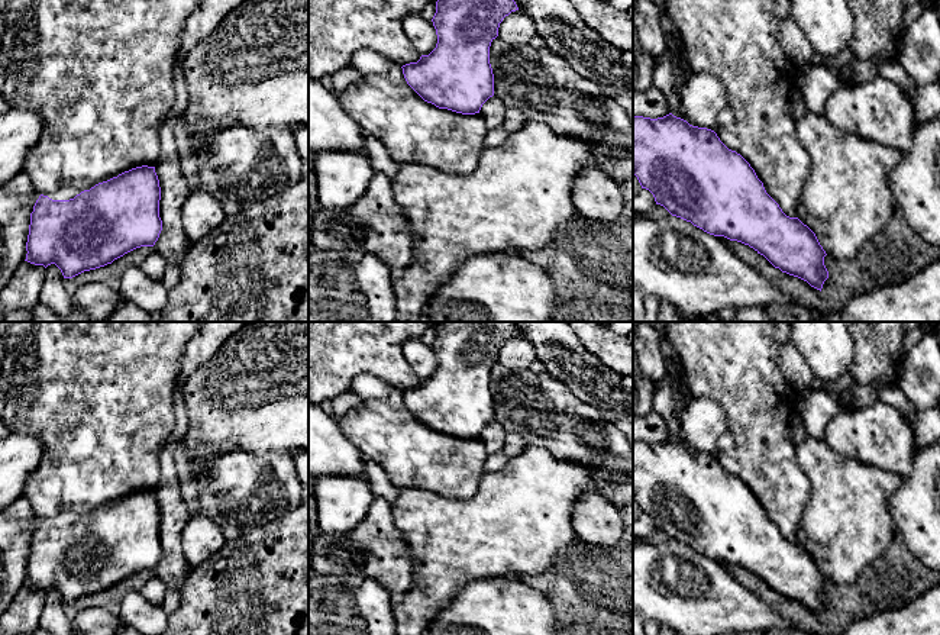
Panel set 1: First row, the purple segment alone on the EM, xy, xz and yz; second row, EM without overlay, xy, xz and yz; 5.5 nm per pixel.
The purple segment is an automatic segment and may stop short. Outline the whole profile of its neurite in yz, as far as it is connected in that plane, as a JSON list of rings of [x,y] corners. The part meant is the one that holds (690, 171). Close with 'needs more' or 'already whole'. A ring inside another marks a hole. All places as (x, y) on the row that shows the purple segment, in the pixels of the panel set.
[[[672,113],[658,119],[633,116],[633,174],[672,216],[710,235],[749,245],[775,268],[821,291],[828,278],[827,254],[815,233],[782,212],[750,164],[729,149],[714,130],[692,126]]]; already whole

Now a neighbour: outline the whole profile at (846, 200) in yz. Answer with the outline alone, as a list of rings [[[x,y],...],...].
[[[805,112],[795,126],[797,135],[811,158],[808,178],[797,203],[797,217],[815,233],[826,254],[836,260],[852,260],[866,241],[876,236],[889,223],[897,202],[889,188],[888,173],[902,159],[904,152],[843,132],[834,128],[824,113]]]

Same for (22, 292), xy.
[[[23,261],[0,293],[0,315],[17,309],[35,309],[41,302],[45,267]]]

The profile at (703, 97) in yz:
[[[692,74],[681,87],[681,109],[673,115],[692,126],[714,129],[718,115],[729,107],[729,93],[713,74]]]

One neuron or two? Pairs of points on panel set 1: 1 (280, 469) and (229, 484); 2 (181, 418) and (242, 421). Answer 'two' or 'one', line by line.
1: one
2: two

